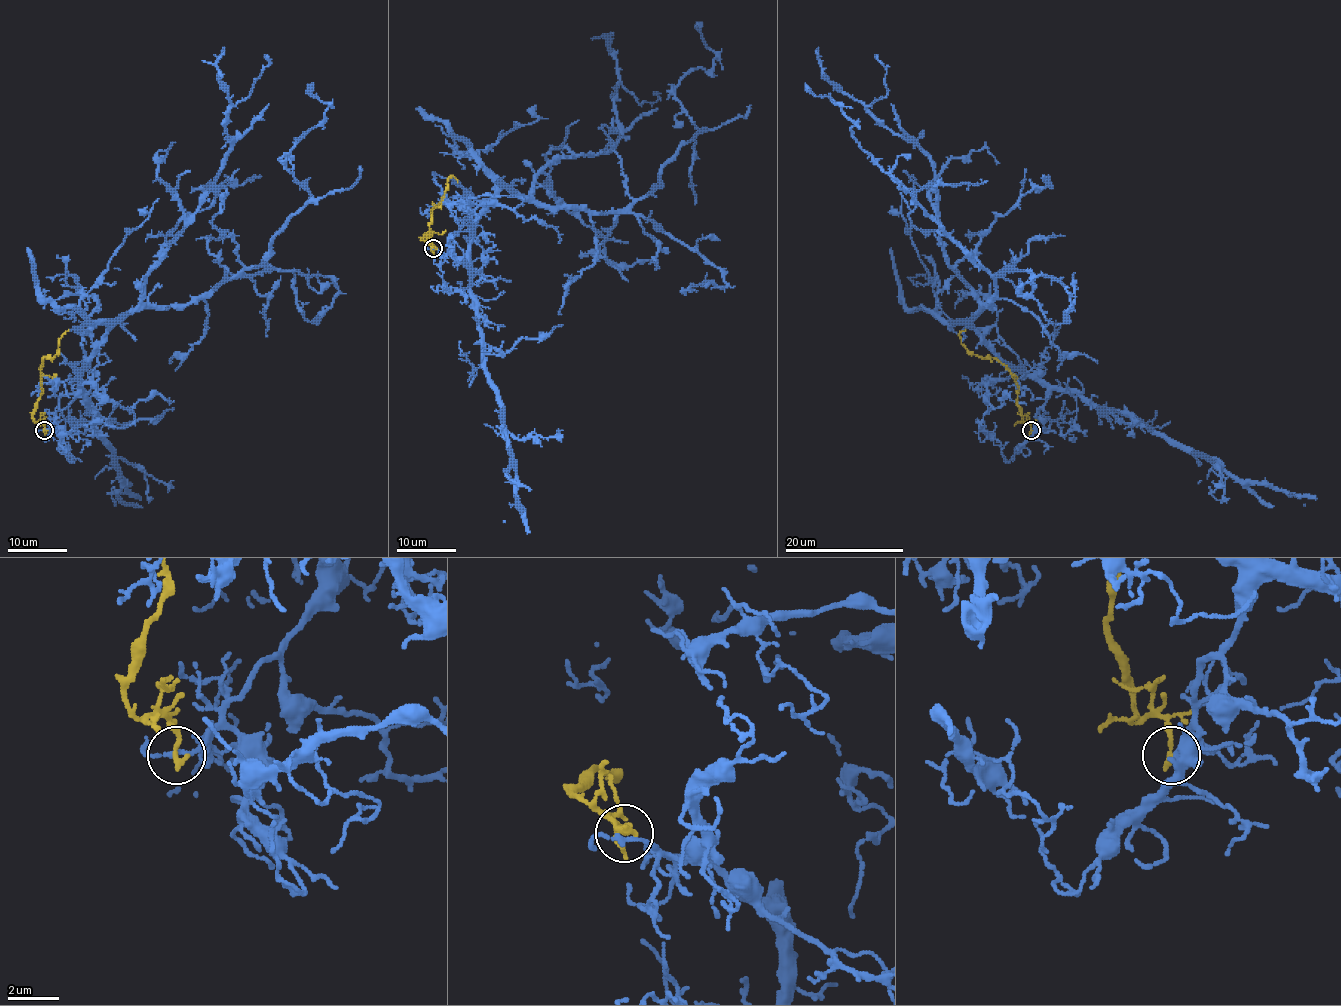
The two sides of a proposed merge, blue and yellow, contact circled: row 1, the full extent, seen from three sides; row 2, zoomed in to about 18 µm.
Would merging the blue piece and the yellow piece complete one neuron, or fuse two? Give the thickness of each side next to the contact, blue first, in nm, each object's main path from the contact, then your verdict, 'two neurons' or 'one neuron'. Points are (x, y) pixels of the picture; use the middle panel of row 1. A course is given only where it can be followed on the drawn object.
160 nm thick on the blue side, 260 nm on the other; blue runs (432, 247), (466, 264), (503, 188), (588, 212), (652, 193), (699, 130), (675, 87), (717, 57), (702, 22); yellow runs (433, 247), (422, 239), (426, 234), (431, 236), (429, 222), (447, 179), (453, 176), (457, 182); one neuron

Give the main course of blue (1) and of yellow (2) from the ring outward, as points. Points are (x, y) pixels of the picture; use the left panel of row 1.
1: (43, 430), (114, 325), (206, 298), (270, 255), (310, 197), (286, 155), (328, 106), (313, 83)
2: (44, 430), (33, 418), (42, 387), (40, 366), (44, 357), (56, 353), (68, 329)

